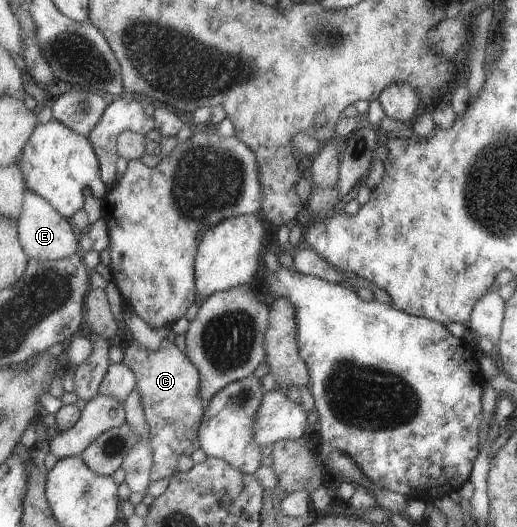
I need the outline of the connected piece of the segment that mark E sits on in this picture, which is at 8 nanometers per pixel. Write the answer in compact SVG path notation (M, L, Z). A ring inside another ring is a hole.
M23 186L23 202L21 202L21 213L17 222L17 239L21 244L21 250L31 258L37 260L53 261L73 254L79 253L78 240L71 230L67 218L63 218L45 198L41 198L39 194L27 190L27 186Z

